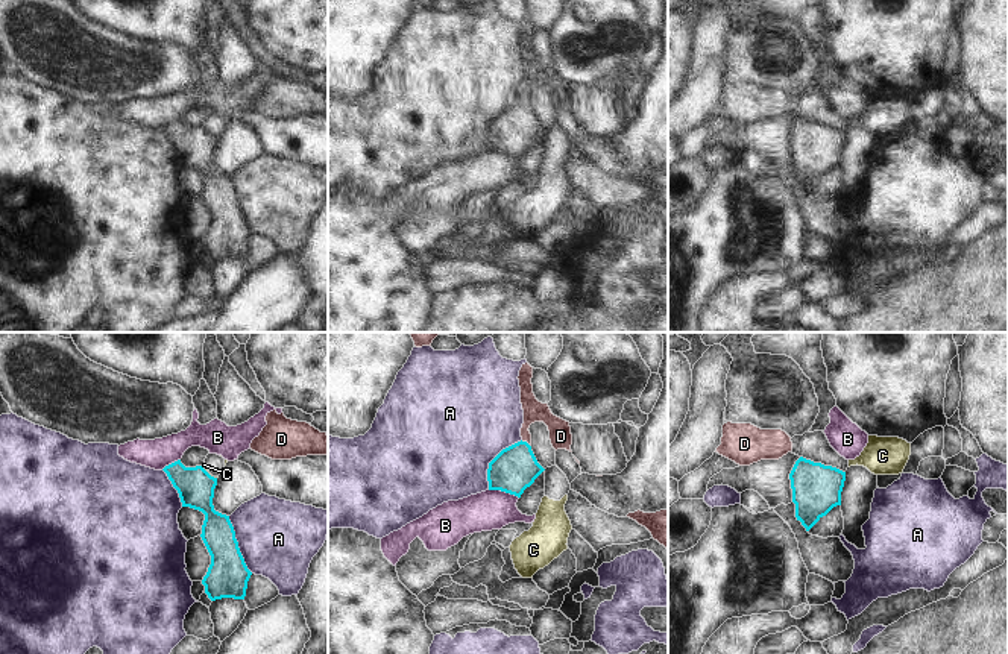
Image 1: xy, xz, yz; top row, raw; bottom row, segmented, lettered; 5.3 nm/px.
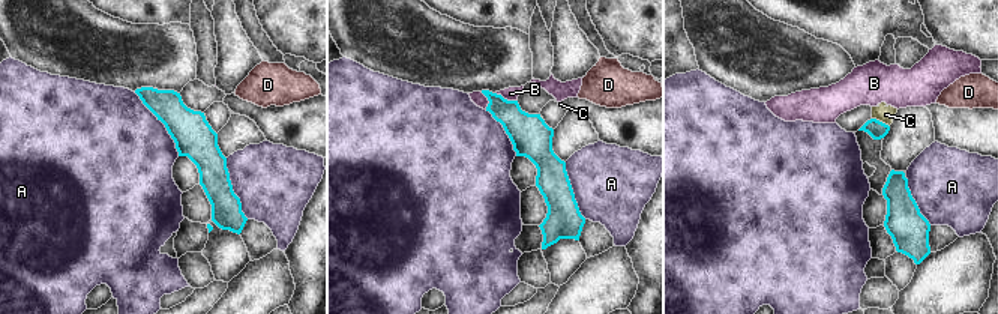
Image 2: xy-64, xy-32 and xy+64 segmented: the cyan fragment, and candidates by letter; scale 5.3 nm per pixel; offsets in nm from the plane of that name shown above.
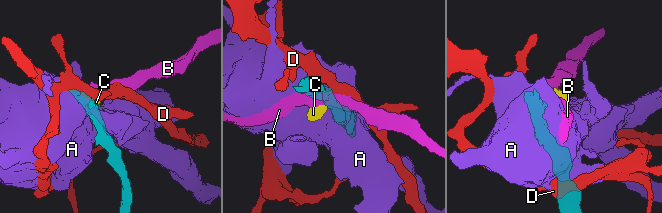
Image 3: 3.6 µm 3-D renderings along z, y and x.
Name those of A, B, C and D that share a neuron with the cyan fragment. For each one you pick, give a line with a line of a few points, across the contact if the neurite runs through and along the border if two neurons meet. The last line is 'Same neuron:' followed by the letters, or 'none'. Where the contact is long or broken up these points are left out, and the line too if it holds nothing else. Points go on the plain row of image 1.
Same neuron: none

